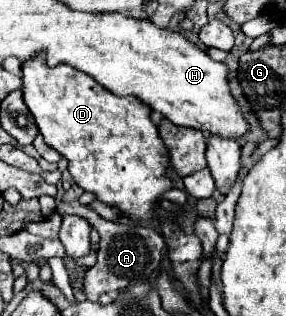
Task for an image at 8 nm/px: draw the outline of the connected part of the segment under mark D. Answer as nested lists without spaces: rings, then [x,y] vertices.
[[[33,57],[31,61],[23,63],[23,99],[33,113],[45,143],[69,161],[69,173],[83,191],[95,193],[99,201],[119,209],[119,215],[131,219],[133,223],[149,225],[157,217],[155,207],[159,205],[161,195],[173,187],[173,181],[167,177],[165,165],[169,151],[157,135],[157,127],[149,119],[151,109],[145,103],[141,103],[137,97],[113,95],[91,75],[77,71],[71,65],[49,67],[45,65],[43,57]]]

